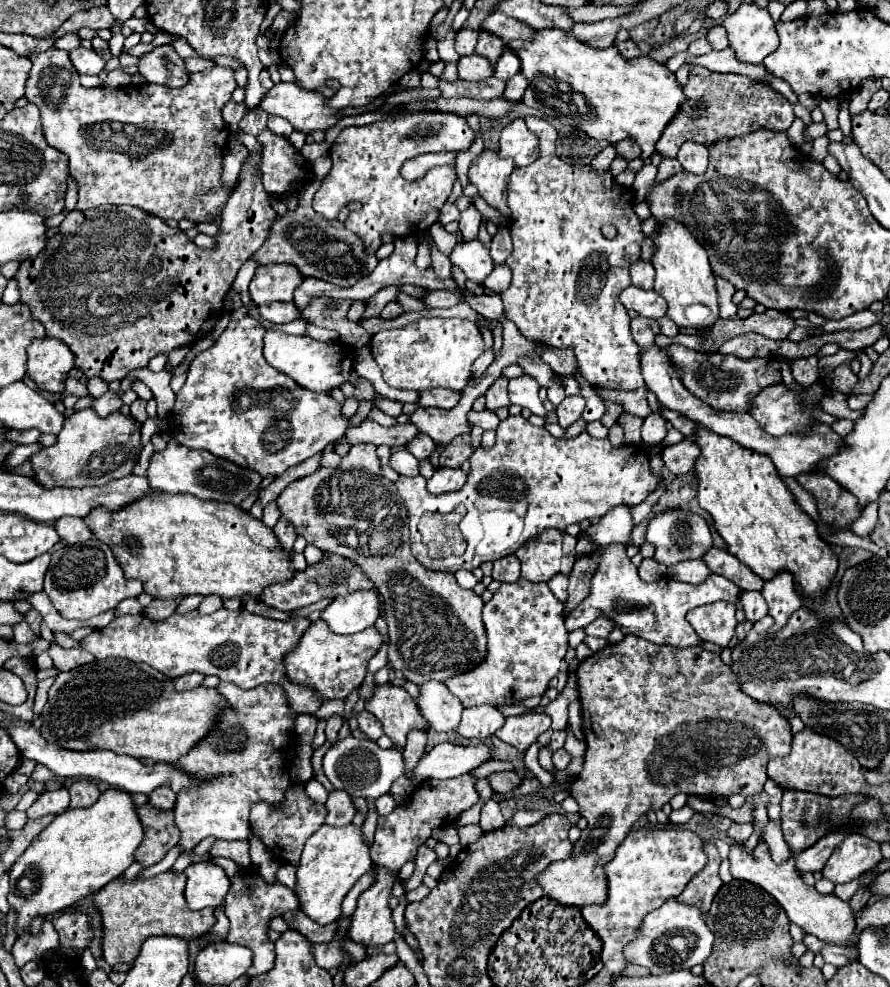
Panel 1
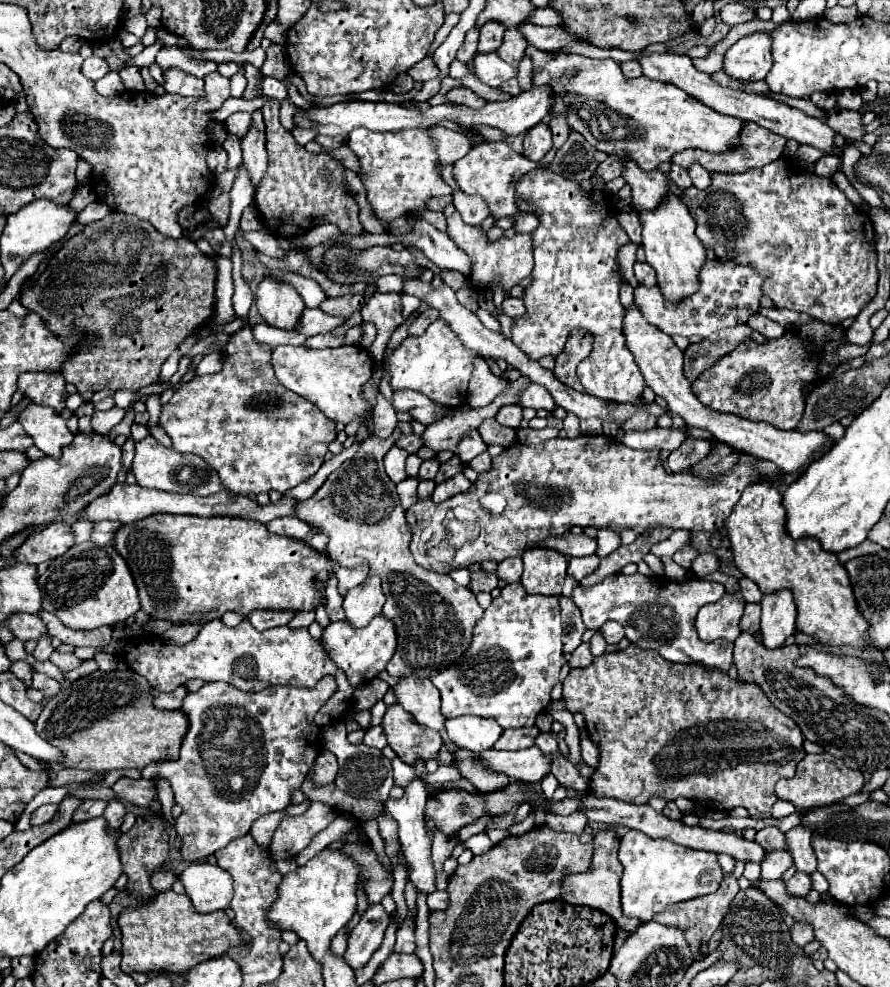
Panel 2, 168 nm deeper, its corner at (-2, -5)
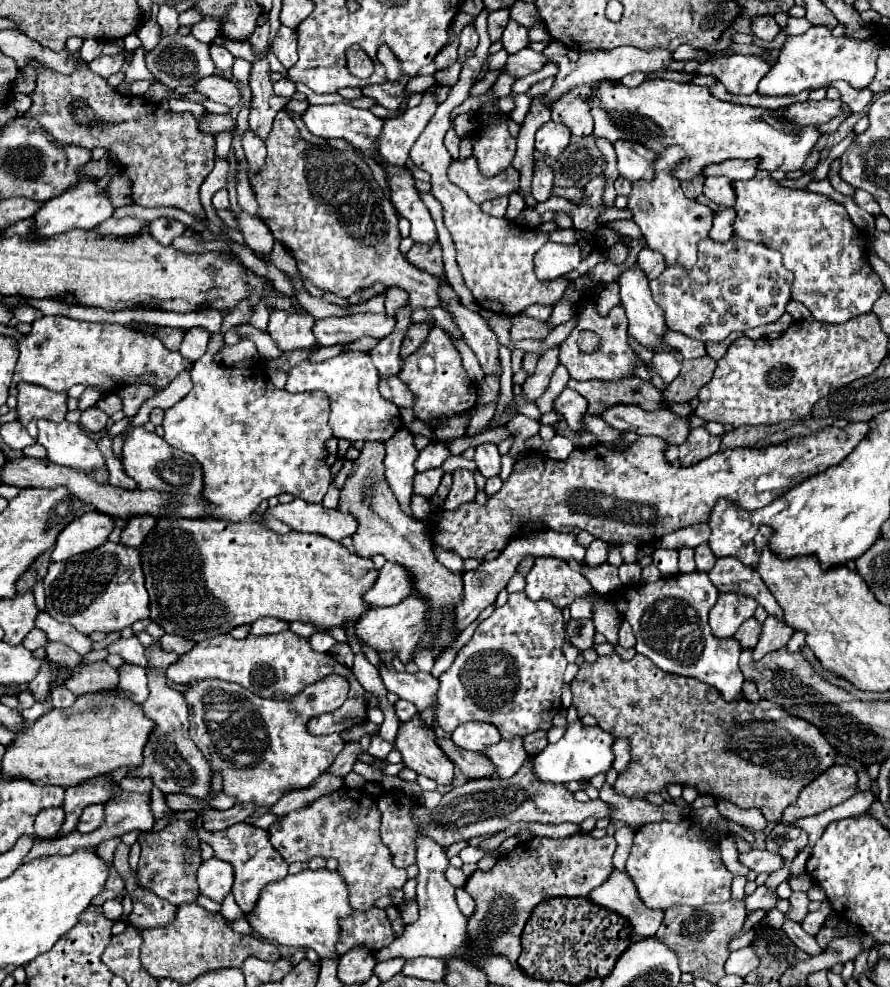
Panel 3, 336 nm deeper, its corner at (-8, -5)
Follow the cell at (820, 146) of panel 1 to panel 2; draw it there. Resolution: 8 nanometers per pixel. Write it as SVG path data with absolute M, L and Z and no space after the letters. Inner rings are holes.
M826 154L814 164L814 172L818 176L832 176L838 170L838 166L840 166L840 158L834 154Z

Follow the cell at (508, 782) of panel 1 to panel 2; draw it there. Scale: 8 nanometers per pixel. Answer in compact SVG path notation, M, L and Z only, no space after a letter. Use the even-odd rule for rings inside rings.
M458 750L456 754L458 754L458 758L462 758L462 766L458 766L458 770L480 792L484 792L484 794L498 792L498 790L504 790L510 784L510 778L506 778L506 774L486 770L484 766L474 766L474 762L470 762L470 750Z

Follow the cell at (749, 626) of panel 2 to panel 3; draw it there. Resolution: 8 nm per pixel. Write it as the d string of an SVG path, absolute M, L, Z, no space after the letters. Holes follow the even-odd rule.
M750 618L748 622L744 622L736 634L734 634L734 640L738 640L740 644L740 650L752 650L760 638L760 632L762 632L762 624L756 622L754 618Z

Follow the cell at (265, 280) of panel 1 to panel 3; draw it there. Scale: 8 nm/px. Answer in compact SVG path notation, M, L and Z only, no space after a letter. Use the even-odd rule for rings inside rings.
M272 310L268 334L272 336L272 340L282 352L310 350L318 344L312 334L314 322L316 322L314 316L308 312L306 314L284 314L284 310Z

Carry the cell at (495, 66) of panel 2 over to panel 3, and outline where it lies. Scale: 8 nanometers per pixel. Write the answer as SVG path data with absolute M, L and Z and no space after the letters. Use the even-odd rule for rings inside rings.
M522 48L520 52L508 56L506 62L506 74L512 74L514 78L522 78L528 76L536 70L540 70L542 66L546 66L550 60L544 54L534 52L532 48Z

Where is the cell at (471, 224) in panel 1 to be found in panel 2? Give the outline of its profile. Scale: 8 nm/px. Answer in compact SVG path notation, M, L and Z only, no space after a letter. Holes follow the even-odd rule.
M462 190L454 192L454 208L460 212L462 220L470 226L480 226L482 220L490 214L482 198L470 198L468 194L462 194Z

